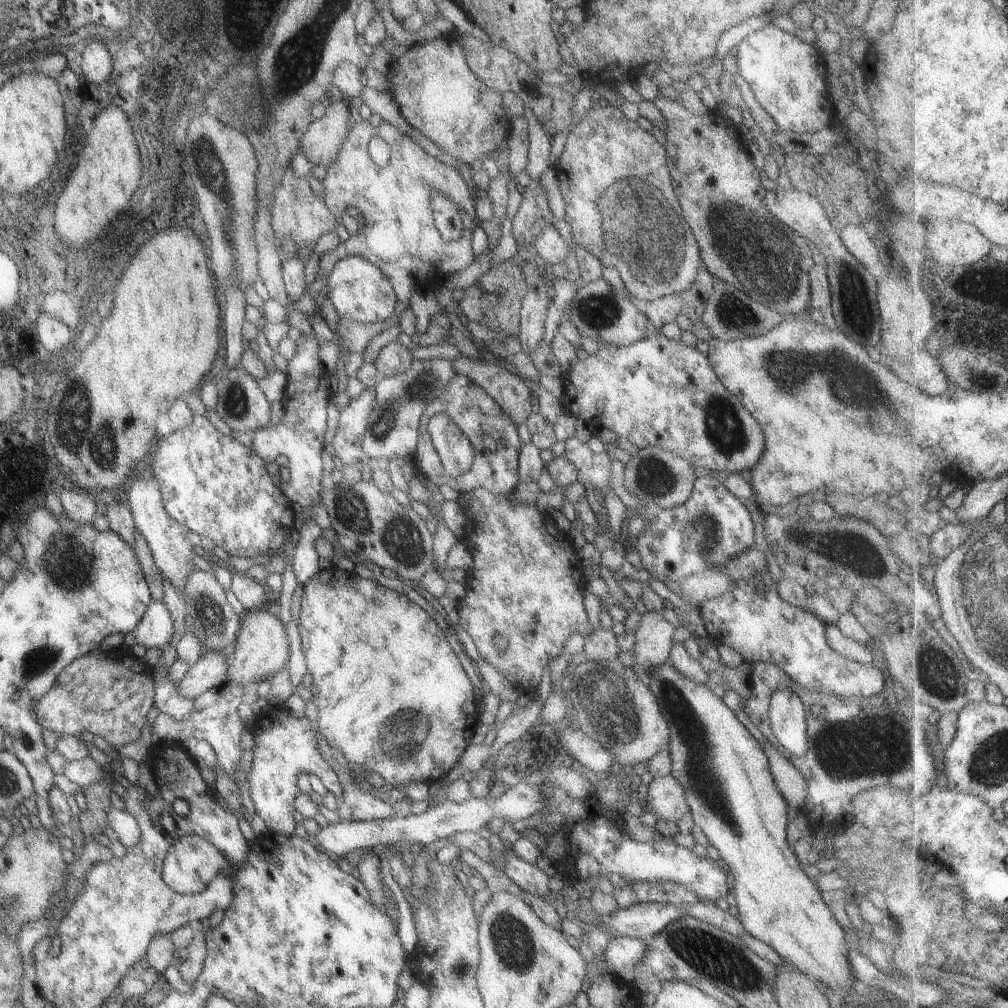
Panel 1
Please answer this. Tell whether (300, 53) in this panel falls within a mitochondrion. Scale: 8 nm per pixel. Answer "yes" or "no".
yes

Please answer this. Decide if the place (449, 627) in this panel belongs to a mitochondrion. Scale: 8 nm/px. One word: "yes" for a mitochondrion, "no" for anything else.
no

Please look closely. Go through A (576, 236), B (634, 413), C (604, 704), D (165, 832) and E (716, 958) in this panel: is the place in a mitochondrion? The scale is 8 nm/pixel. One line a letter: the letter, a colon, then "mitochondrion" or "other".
A: other
B: other
C: mitochondrion
D: other
E: mitochondrion

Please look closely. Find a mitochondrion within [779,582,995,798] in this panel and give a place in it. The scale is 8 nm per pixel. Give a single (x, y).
(846, 753)

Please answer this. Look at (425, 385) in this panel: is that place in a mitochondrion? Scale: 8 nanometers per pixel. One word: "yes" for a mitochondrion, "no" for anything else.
yes

